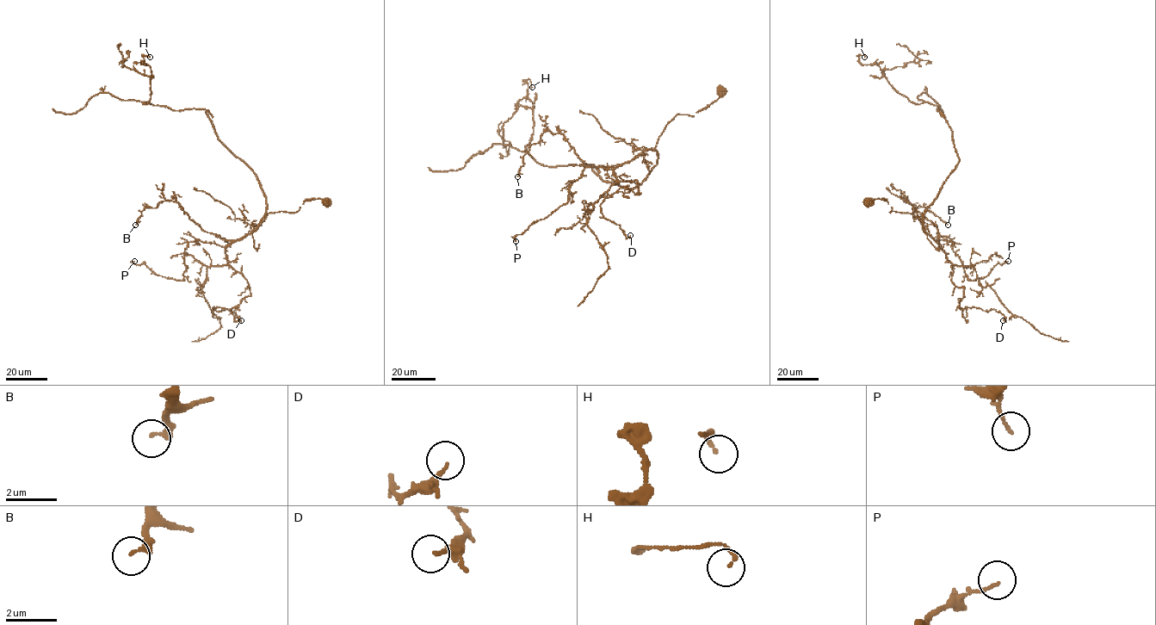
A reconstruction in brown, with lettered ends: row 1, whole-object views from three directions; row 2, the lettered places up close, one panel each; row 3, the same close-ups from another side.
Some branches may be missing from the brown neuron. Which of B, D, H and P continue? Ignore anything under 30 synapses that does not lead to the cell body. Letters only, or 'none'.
none

